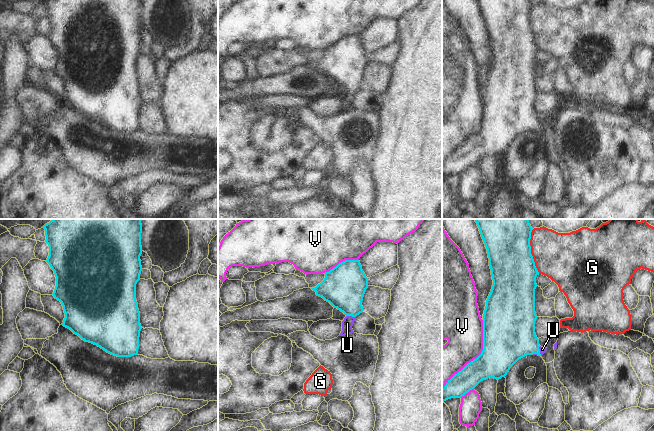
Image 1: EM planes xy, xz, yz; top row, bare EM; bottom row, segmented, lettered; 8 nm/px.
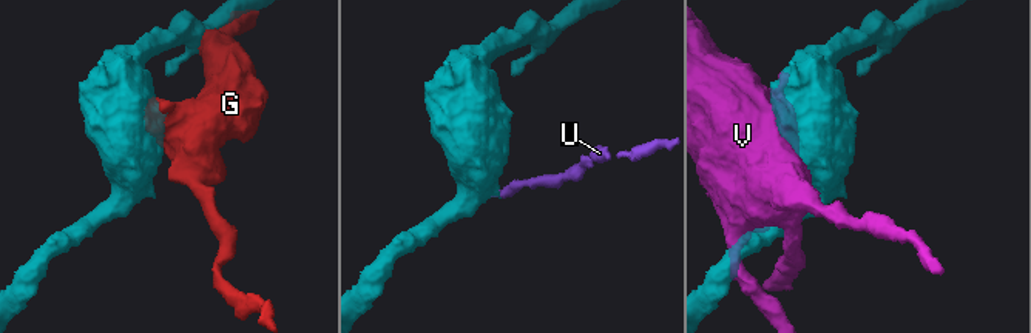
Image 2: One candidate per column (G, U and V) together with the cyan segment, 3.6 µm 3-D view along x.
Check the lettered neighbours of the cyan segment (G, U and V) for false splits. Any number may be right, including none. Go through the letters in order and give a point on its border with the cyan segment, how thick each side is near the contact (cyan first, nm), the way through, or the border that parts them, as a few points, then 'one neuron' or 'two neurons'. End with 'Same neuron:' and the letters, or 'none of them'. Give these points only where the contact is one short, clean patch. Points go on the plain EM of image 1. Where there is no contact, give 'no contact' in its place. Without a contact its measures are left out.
G: contact yz (530, 27); calibres 360 and 380 nm; two neurons
U: contact xz (351, 91); calibres 340 and 90 nm; way xz (344, 62), (351, 81), (351, 91), (347, 99); one neuron
V: contact yz (477, 133); calibres 360 and 300 nm; two neurons
Same neuron: U

